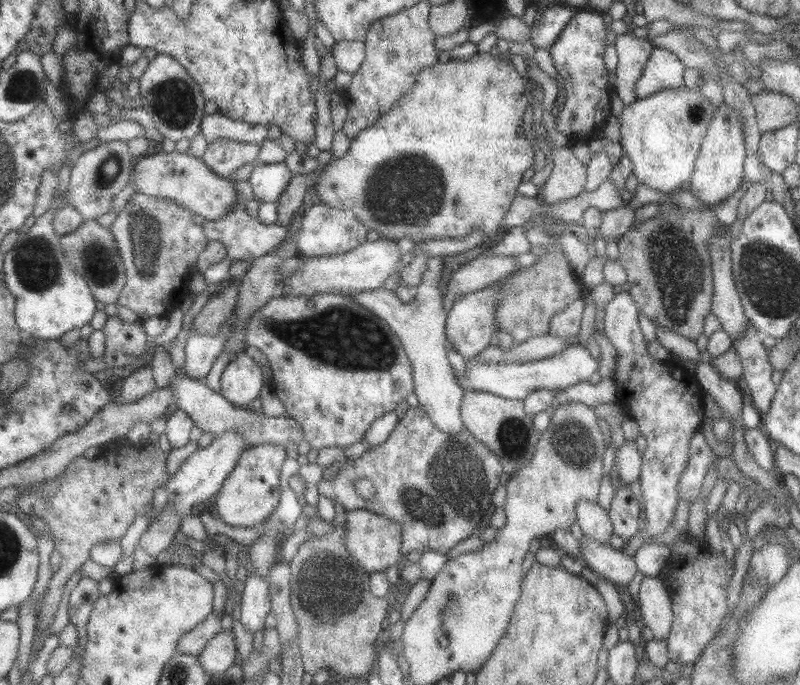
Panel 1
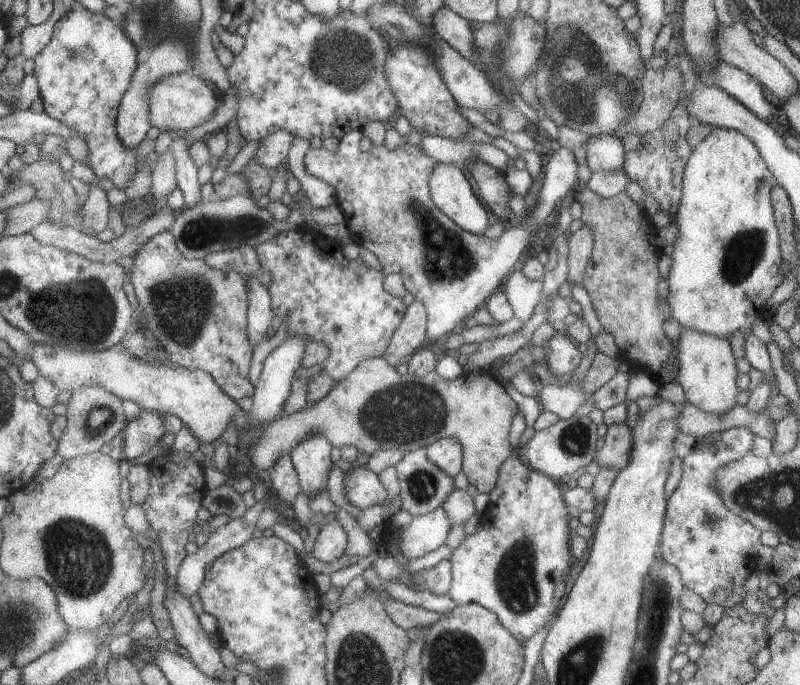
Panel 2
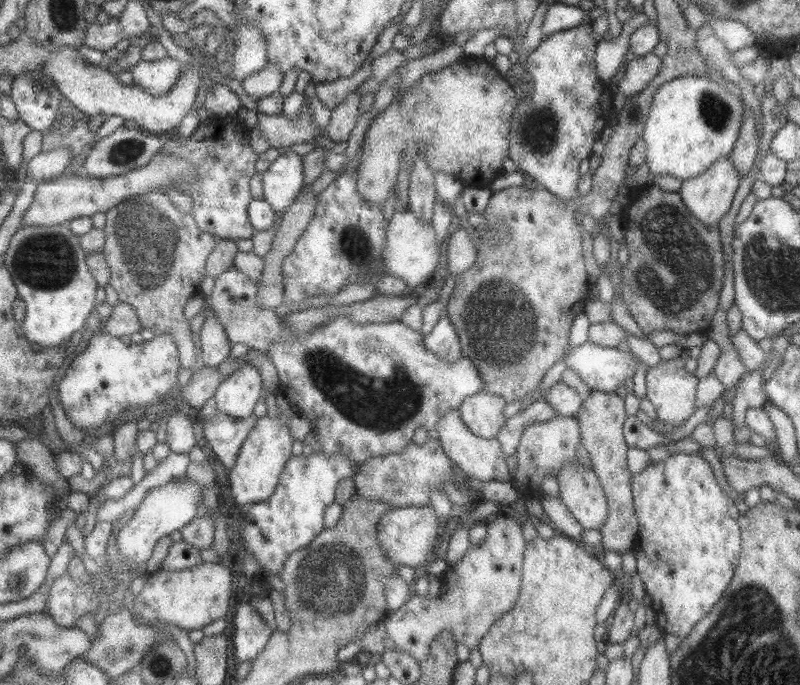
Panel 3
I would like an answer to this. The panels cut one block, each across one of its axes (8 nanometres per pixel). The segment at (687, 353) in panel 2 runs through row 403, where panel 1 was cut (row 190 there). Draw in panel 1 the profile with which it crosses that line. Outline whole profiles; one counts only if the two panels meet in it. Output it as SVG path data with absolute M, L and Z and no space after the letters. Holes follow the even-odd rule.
M726 104L717 106L713 122L702 140L695 162L694 172L689 178L690 192L711 208L733 195L743 183L743 166L746 158L742 124L737 113Z

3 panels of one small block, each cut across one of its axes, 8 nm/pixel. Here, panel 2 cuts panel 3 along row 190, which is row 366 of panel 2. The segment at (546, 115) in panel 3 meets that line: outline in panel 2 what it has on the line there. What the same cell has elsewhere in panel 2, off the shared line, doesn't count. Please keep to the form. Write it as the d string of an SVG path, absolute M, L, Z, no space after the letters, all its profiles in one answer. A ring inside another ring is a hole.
M556 331L545 346L545 357L550 370L556 376L570 376L581 363L583 353L567 337L568 334Z

